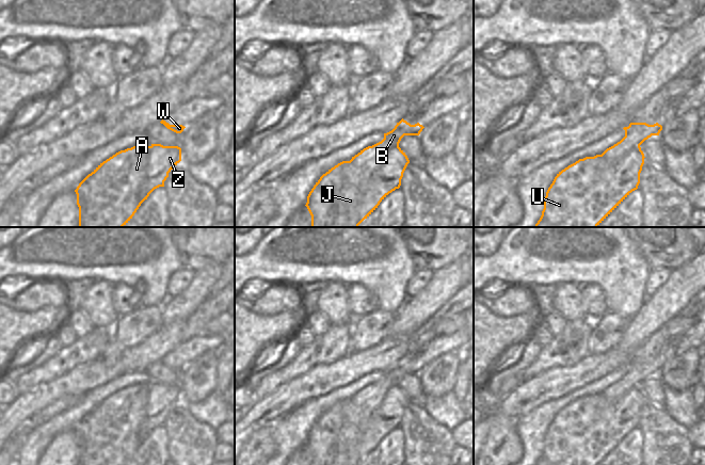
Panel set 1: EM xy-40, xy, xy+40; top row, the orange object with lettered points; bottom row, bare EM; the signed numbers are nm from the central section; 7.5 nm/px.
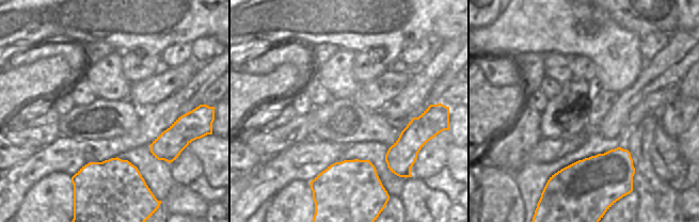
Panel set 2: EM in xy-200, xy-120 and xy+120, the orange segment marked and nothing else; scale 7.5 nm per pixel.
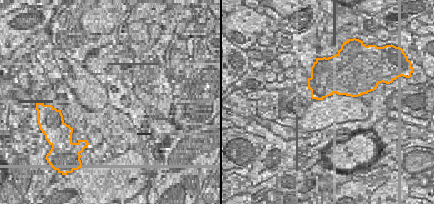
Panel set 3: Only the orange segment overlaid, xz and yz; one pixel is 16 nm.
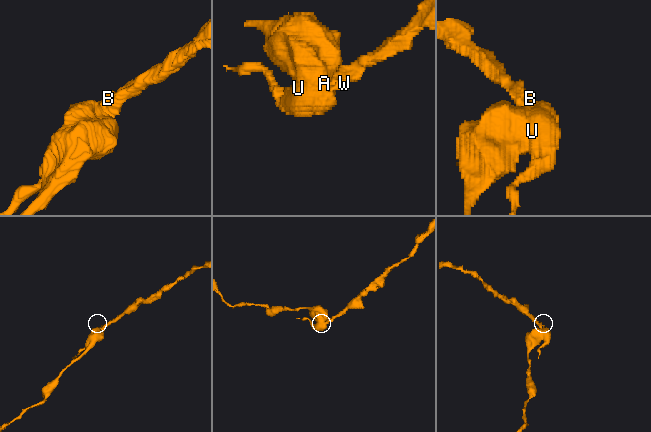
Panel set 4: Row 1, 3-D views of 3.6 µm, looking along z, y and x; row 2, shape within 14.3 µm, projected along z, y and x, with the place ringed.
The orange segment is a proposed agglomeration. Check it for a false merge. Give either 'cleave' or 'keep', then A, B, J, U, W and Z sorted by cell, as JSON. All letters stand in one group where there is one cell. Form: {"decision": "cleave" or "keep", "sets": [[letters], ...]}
{"decision": "cleave", "sets": [["A", "B", "J", "W"], ["U", "Z"]]}

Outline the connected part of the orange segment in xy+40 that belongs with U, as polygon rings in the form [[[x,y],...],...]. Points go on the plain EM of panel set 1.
[[[635,387],[620,400],[609,400],[603,394],[586,396],[568,404],[557,413],[544,437],[544,448],[535,465],[597,465],[599,464],[632,430],[638,428],[640,412],[644,403],[644,392]]]

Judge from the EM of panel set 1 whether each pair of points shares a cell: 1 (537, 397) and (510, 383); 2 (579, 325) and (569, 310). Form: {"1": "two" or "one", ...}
{"1": "two", "2": "two"}

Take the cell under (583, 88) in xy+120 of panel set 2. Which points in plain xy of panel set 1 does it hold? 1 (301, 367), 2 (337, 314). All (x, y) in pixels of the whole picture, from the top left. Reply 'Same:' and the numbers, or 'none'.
Same: 1

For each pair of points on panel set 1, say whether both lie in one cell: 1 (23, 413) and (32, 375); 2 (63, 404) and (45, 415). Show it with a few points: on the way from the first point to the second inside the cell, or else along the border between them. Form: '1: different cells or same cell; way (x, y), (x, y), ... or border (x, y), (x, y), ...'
1: different cells; border (50, 381), (43, 382), (30, 390), (19, 394)
2: same cell; way (59, 405), (49, 412)

